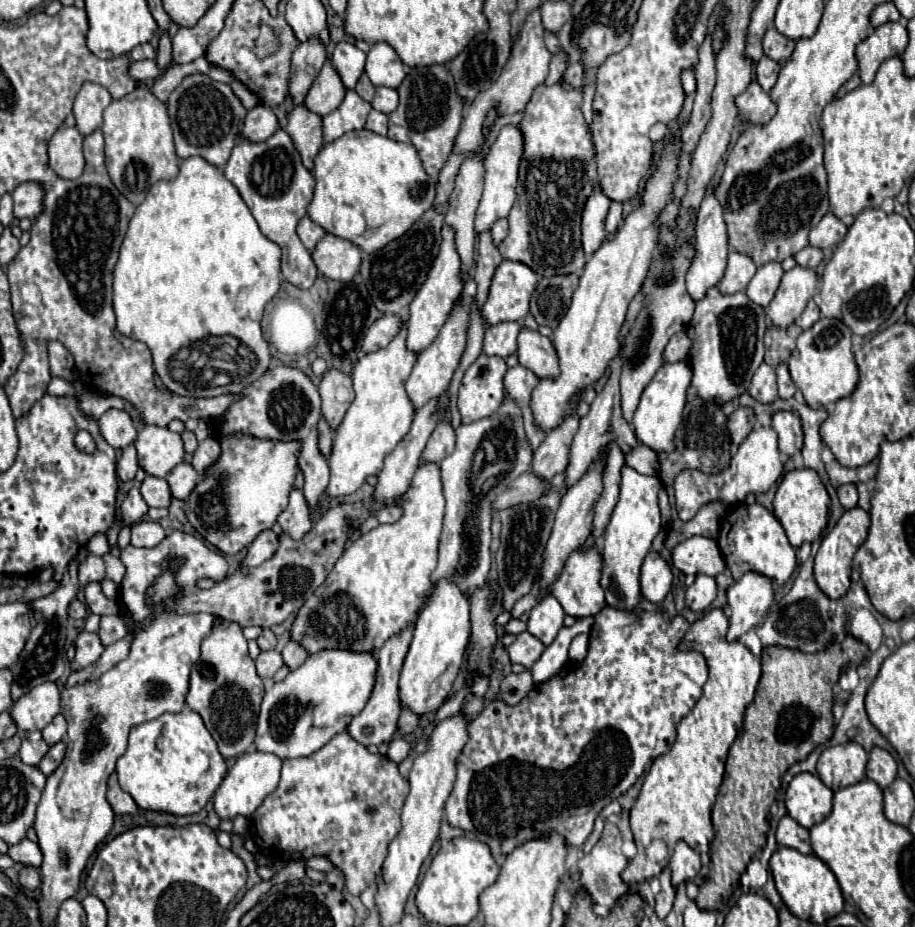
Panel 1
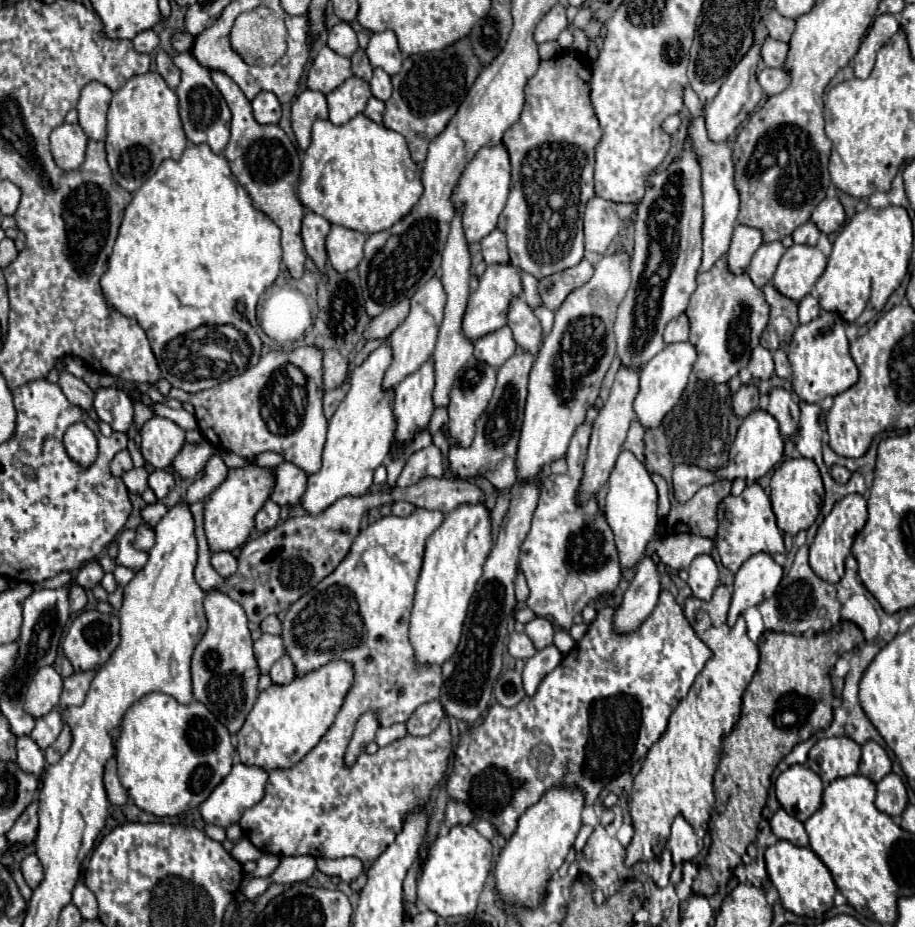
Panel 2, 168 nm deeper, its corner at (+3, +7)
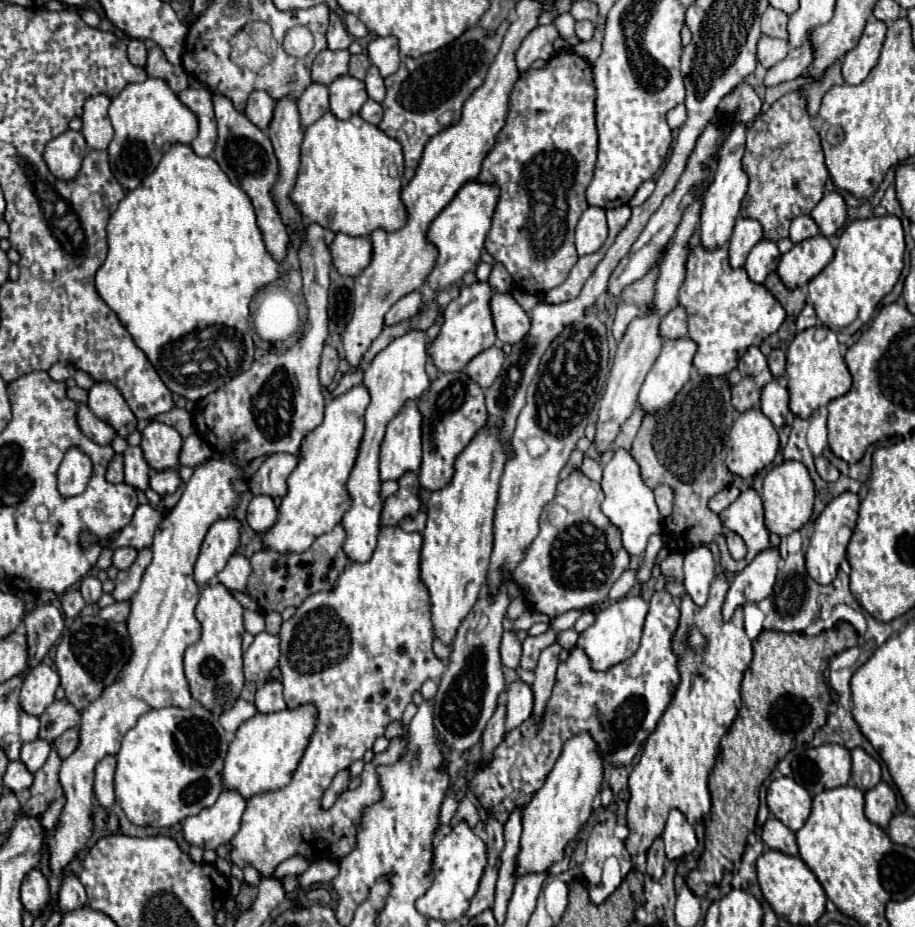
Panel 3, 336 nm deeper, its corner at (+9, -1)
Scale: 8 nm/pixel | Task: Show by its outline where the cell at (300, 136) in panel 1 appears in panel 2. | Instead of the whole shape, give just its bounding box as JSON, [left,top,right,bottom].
[292,90,328,154]

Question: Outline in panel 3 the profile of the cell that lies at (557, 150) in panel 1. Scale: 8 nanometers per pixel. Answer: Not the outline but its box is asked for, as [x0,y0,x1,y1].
[478,50,598,294]

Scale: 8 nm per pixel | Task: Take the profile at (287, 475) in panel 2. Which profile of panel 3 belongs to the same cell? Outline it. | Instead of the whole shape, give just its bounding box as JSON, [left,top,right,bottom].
[250,454,298,498]

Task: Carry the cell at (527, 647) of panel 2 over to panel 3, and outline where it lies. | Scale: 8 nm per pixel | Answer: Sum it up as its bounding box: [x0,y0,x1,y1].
[500,630,522,668]

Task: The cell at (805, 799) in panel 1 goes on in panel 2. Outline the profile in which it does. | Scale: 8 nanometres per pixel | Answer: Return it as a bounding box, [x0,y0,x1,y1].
[776,766,824,822]

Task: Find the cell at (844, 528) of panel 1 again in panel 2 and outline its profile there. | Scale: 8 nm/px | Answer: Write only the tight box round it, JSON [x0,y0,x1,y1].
[810,494,868,584]

